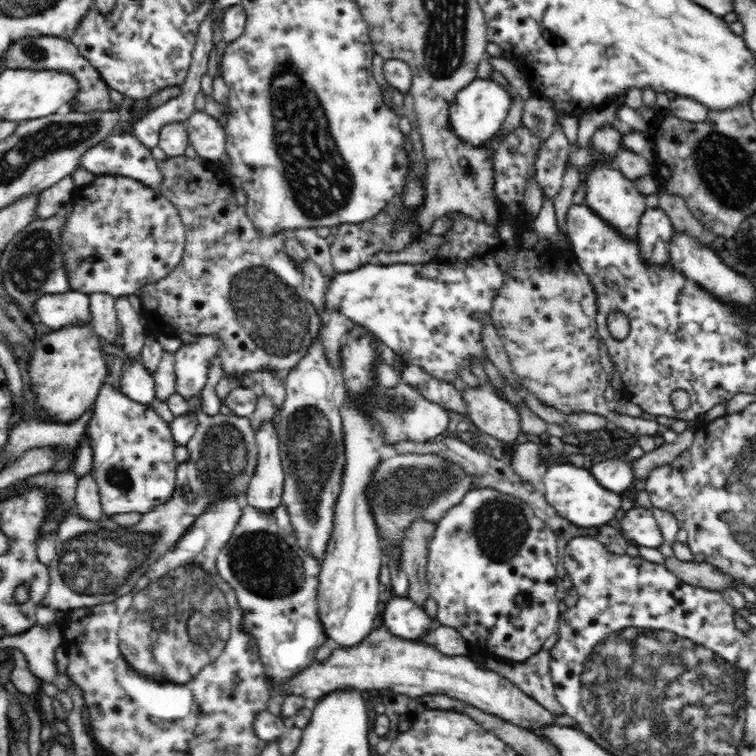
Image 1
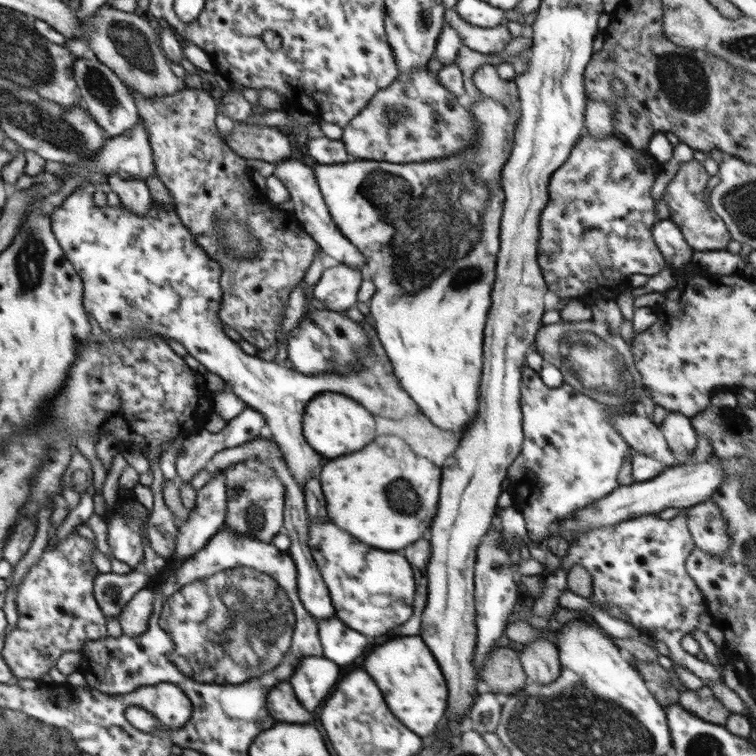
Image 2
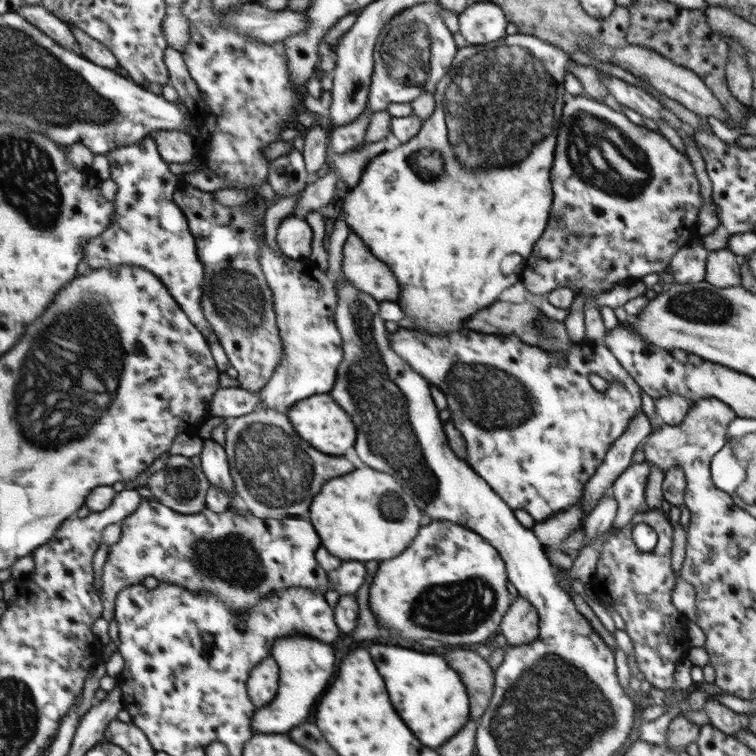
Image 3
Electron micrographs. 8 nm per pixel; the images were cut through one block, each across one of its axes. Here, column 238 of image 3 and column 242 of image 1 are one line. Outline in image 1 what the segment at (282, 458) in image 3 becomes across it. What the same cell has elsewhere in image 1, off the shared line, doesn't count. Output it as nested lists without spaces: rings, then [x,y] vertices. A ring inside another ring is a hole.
[[[202,411],[198,414],[194,436],[185,447],[189,457],[177,466],[173,495],[150,512],[141,514],[141,519],[134,526],[120,526],[106,517],[84,520],[70,513],[72,506],[69,502],[74,498],[78,484],[72,468],[57,473],[52,473],[52,470],[40,472],[15,486],[10,496],[12,498],[27,496],[34,488],[43,488],[56,494],[65,504],[65,515],[59,522],[55,541],[56,556],[48,566],[50,588],[38,606],[67,612],[114,602],[132,590],[146,568],[178,542],[196,518],[206,510],[206,506],[212,504],[212,500],[220,500],[224,496],[240,496],[244,499],[258,464],[256,433],[249,418],[241,418],[233,413],[228,416],[209,416]]]

